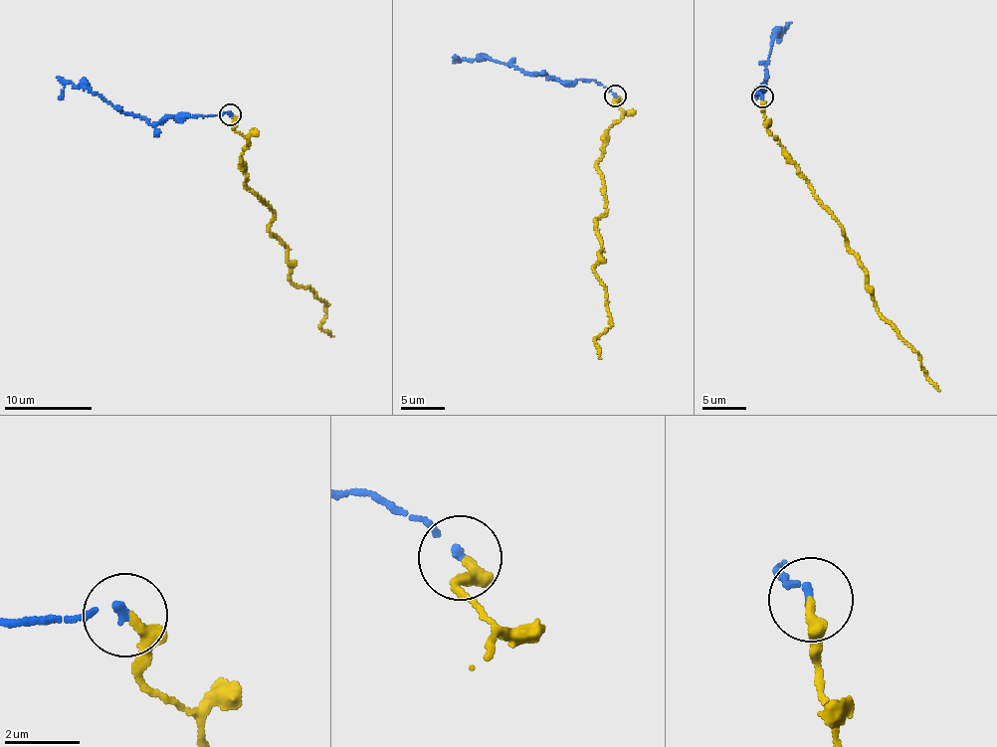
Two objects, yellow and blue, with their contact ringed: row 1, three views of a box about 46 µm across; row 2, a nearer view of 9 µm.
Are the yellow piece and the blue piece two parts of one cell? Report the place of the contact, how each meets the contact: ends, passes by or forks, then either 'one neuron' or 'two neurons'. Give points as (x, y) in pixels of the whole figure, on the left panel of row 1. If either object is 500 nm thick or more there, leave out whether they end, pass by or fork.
at (230, 114); yellow ends there; blue ends there; one neuron

